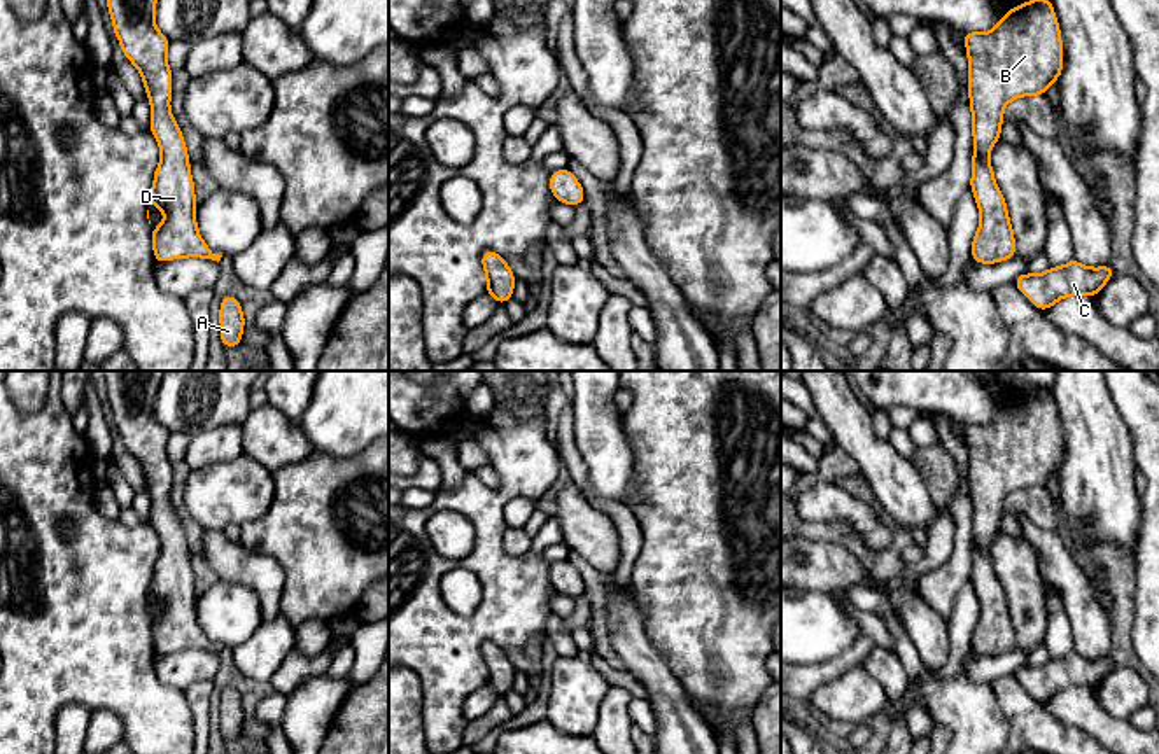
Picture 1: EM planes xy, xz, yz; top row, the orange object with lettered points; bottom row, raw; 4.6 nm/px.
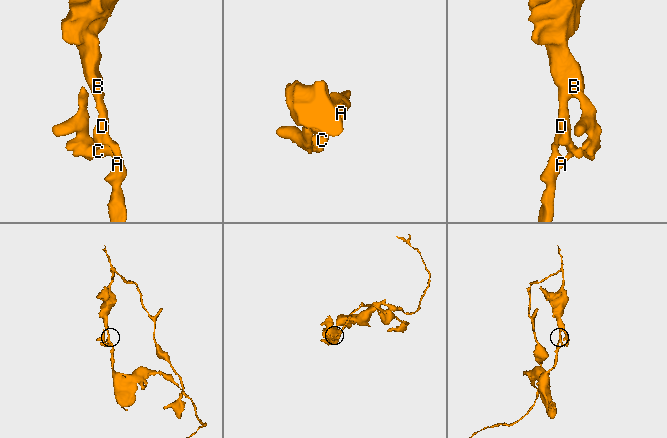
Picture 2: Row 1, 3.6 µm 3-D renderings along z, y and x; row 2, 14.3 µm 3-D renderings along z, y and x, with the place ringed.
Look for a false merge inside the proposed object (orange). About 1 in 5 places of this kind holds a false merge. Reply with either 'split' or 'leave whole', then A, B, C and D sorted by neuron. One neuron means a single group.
leave whole; groups A B C D

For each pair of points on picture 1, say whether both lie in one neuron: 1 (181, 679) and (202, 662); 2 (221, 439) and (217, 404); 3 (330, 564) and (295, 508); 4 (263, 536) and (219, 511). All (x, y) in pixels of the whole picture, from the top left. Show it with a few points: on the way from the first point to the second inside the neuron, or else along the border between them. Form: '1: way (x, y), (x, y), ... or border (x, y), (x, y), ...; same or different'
1: way (186, 674), (196, 665); same
2: border (240, 424), (224, 424), (191, 436); different
3: way (330, 550), (330, 541), (309, 520); same
4: border (272, 495), (272, 504), (242, 527); different

